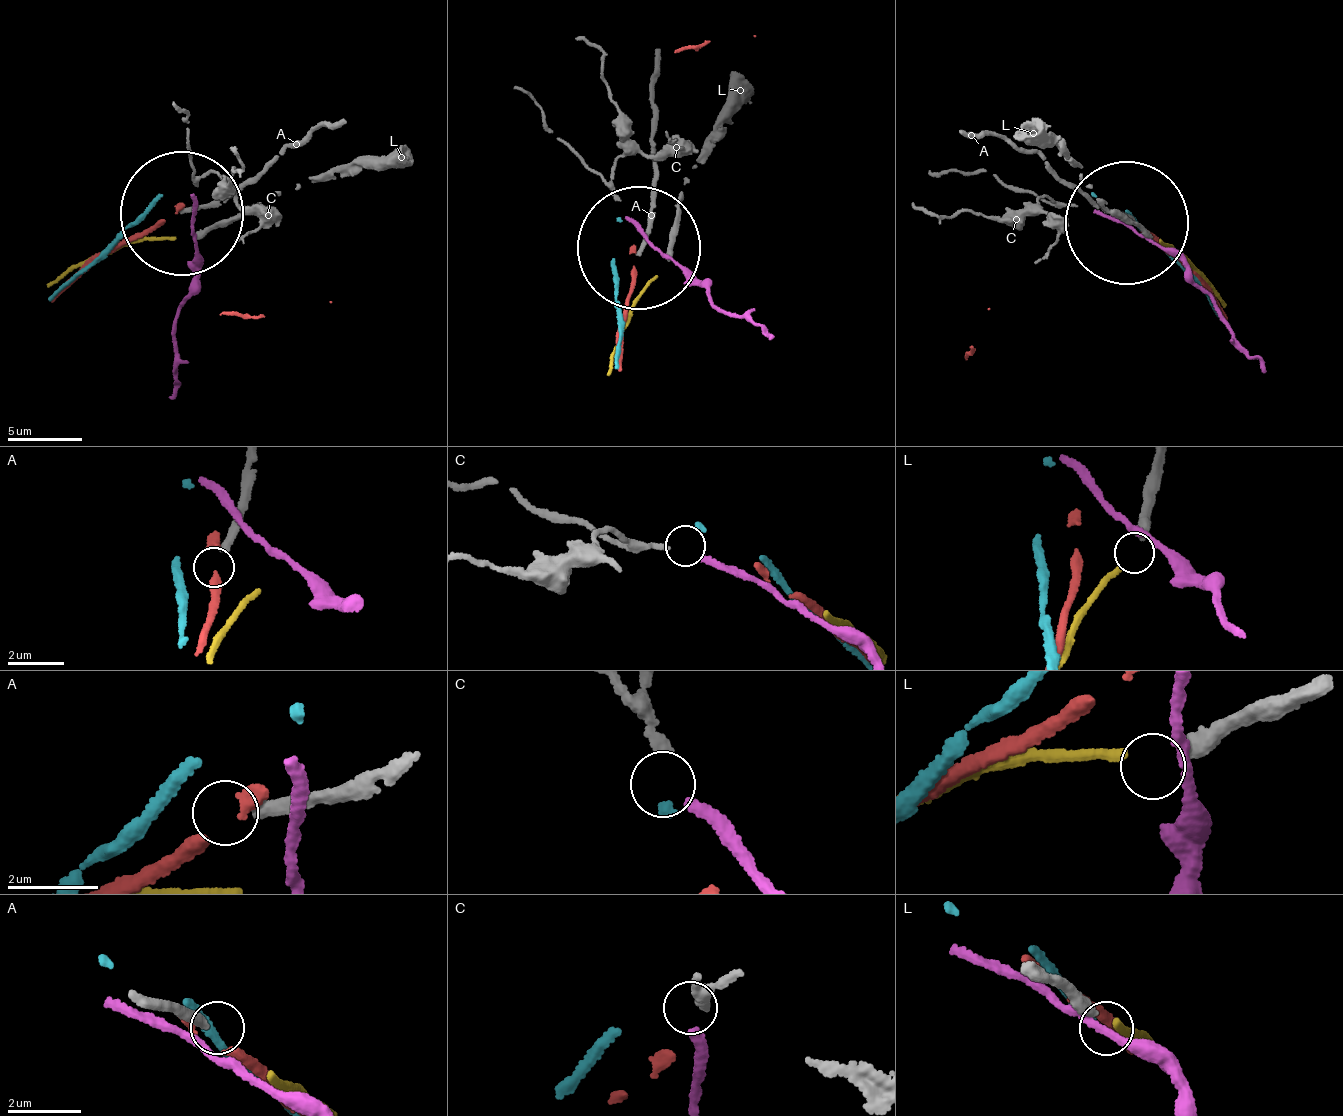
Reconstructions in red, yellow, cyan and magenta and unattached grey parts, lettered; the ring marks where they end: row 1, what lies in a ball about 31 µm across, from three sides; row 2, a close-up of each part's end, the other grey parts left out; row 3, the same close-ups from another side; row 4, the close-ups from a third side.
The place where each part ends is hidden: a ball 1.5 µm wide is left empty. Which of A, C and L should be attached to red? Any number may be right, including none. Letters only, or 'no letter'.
no letter

